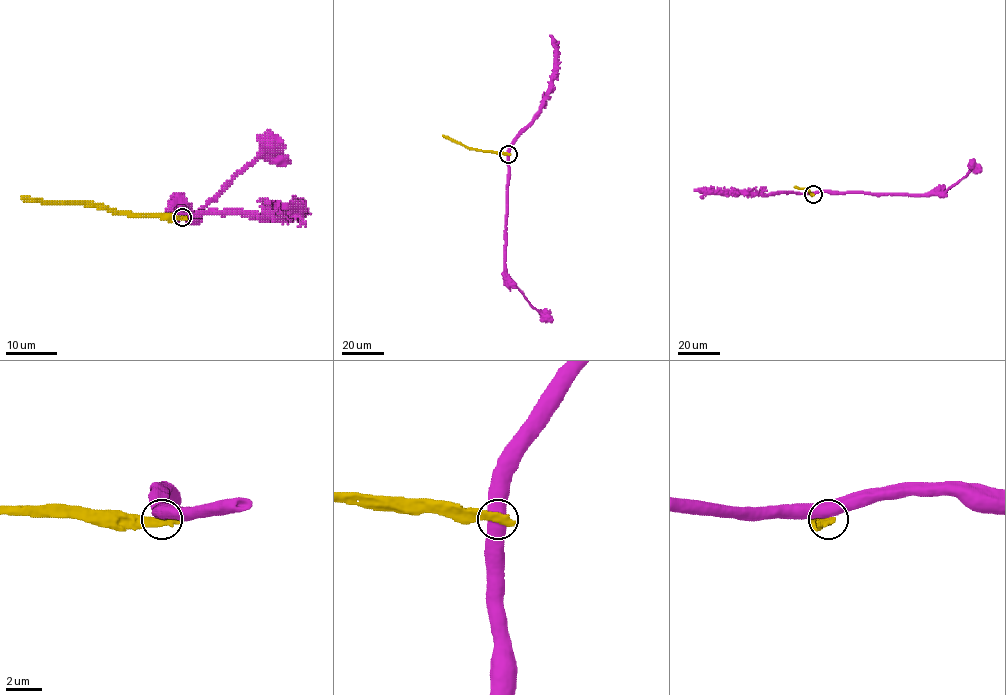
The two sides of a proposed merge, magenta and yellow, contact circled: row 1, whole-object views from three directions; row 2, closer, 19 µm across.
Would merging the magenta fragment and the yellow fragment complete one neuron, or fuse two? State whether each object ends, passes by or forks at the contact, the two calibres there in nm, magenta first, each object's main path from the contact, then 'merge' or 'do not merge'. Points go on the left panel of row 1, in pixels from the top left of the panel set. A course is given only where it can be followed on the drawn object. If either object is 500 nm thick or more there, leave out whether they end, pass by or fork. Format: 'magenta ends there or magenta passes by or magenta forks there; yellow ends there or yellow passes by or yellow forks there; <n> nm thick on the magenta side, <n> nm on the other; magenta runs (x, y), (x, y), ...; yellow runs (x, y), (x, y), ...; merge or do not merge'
550 nm thick on the magenta side, 550 nm on the other; magenta runs (182, 217), (182, 211), (174, 217), (194, 217), (257, 160), (288, 156); yellow runs (182, 217), (121, 213), (81, 204), (43, 203), (22, 198); do not merge

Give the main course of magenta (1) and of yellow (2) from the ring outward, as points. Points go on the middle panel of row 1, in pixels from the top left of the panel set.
1: (508, 154), (506, 276), (529, 304), (552, 322)
2: (508, 154), (467, 148), (443, 135)

